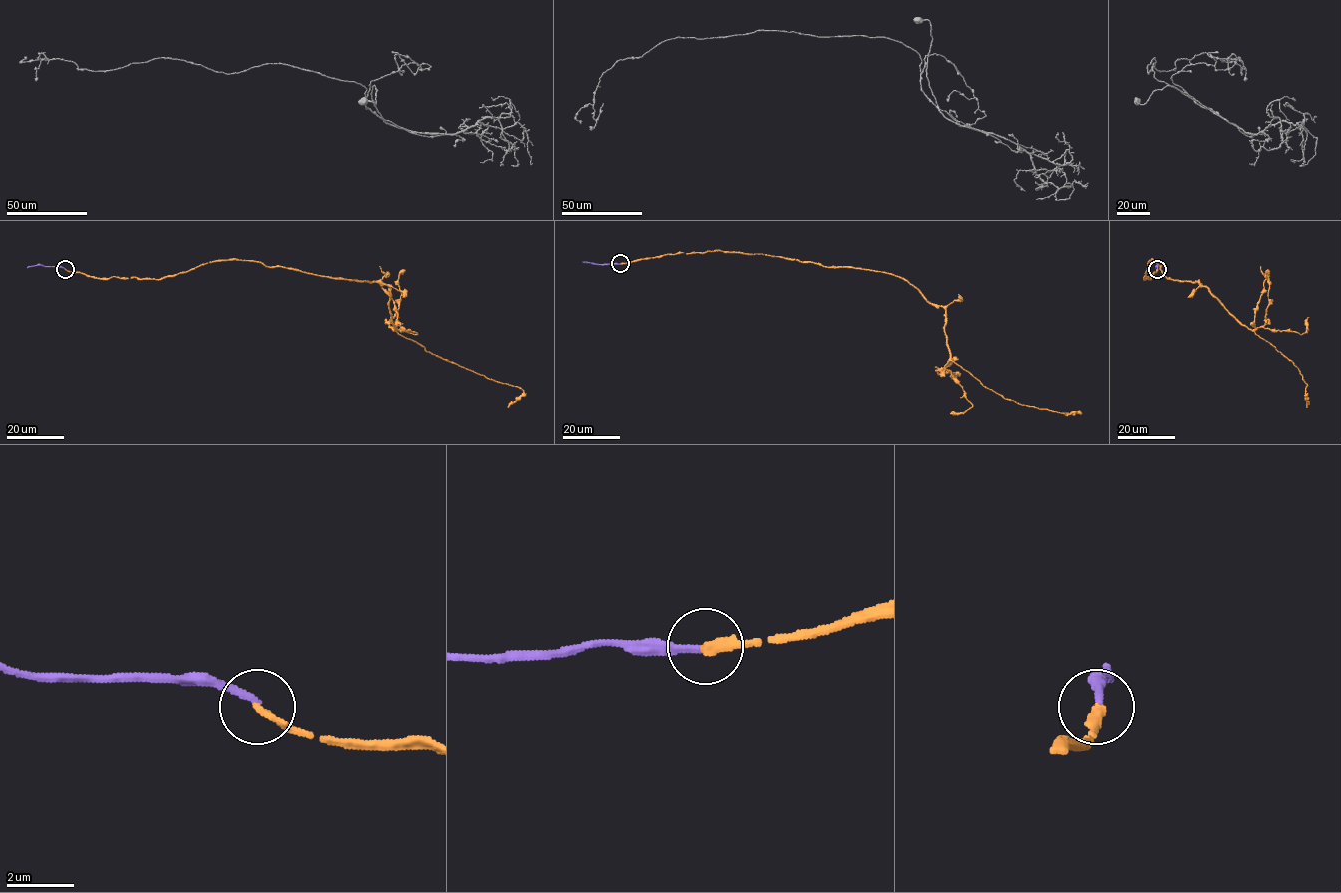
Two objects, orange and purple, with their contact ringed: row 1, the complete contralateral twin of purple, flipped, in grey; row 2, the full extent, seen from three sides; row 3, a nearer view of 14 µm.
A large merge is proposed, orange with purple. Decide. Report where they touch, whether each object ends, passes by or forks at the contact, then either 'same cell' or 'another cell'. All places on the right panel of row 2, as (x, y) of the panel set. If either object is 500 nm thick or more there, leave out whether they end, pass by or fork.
at (1157, 269); orange ends there; purple ends there; another cell

